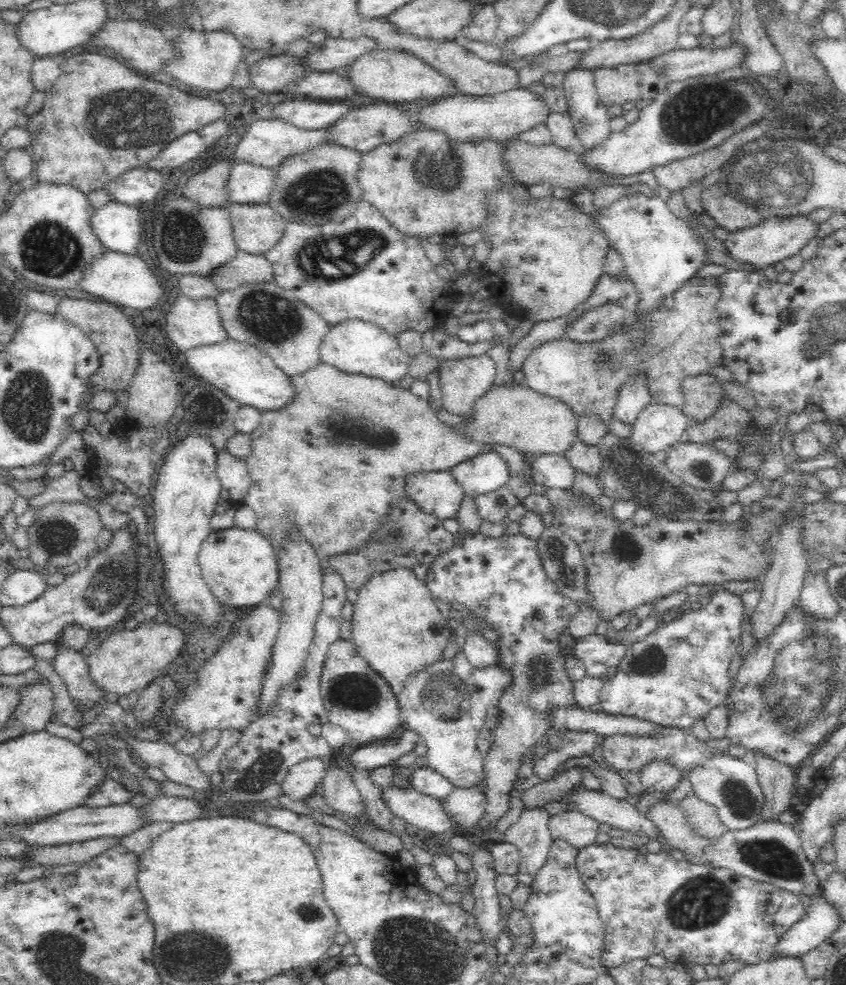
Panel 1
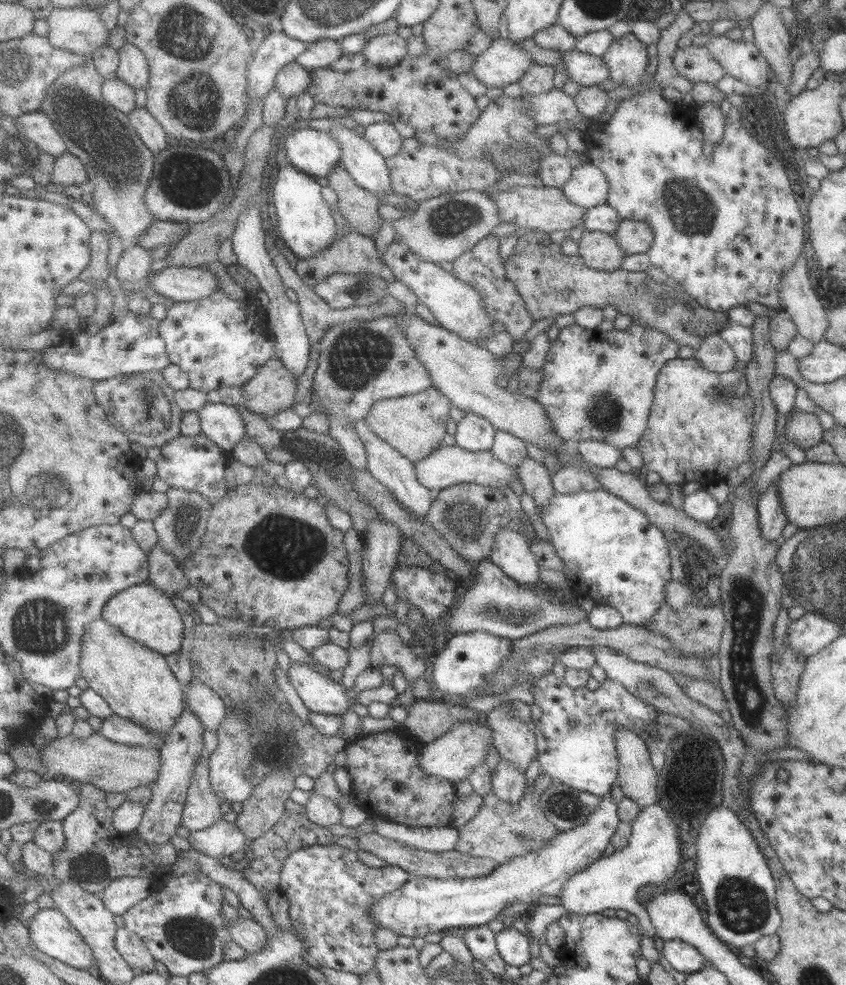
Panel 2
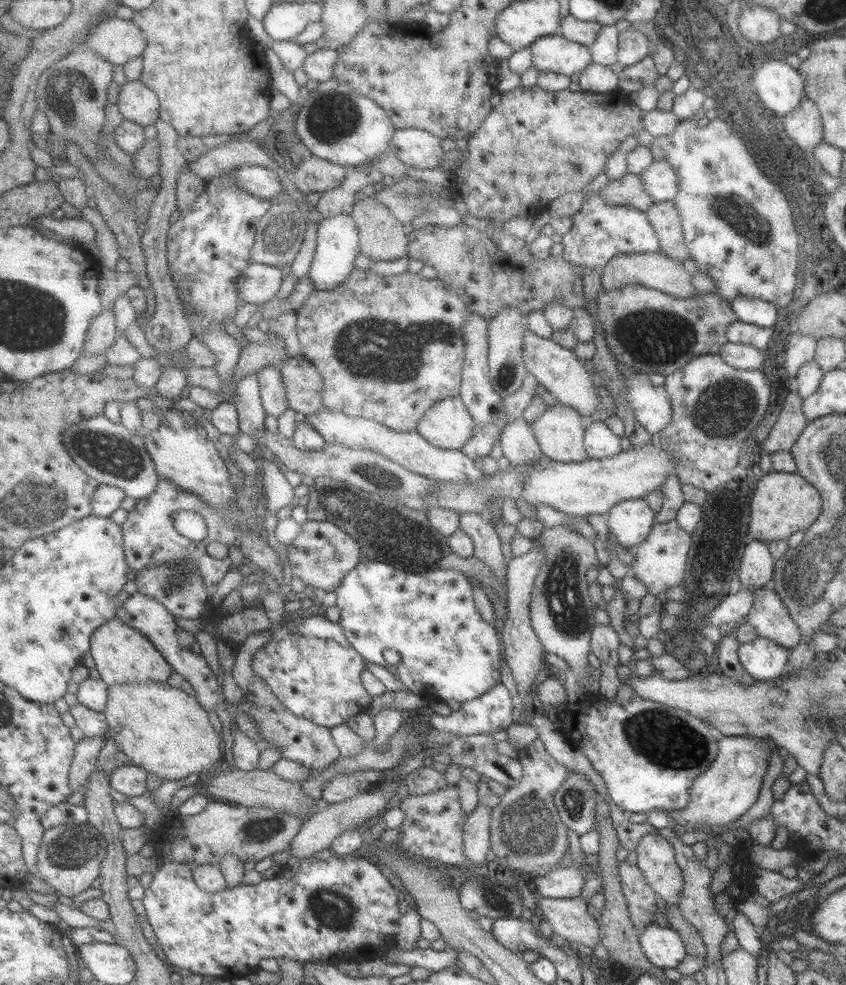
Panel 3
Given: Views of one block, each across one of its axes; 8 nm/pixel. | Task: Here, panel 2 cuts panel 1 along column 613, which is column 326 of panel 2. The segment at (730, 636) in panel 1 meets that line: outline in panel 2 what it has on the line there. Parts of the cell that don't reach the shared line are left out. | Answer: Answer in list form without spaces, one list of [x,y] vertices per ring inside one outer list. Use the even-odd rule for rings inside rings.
[[[292,662],[289,678],[304,700],[311,714],[345,716],[352,708],[350,689],[346,684],[334,682],[314,668],[300,662]]]

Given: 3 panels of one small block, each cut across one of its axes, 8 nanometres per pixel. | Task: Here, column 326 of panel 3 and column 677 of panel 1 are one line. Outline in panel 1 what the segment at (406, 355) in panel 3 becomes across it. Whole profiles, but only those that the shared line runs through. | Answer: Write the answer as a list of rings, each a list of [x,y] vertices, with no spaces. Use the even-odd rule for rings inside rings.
[[[714,277],[699,281],[688,279],[682,288],[665,298],[660,310],[651,314],[653,329],[637,349],[628,345],[624,331],[603,341],[589,343],[577,343],[570,338],[542,342],[524,359],[521,366],[523,384],[532,391],[564,402],[575,415],[597,410],[608,424],[617,393],[627,380],[626,376],[634,372],[634,368],[645,368],[653,401],[678,407],[682,404],[680,378],[710,372],[709,369],[720,365],[722,360],[722,351],[716,341],[716,313],[712,311],[718,298]]]

